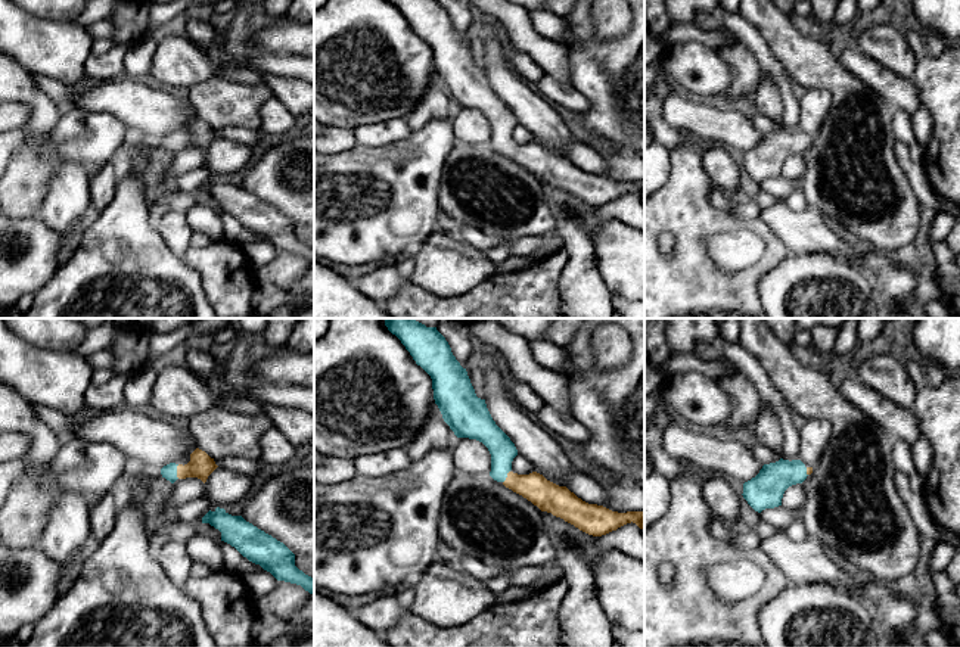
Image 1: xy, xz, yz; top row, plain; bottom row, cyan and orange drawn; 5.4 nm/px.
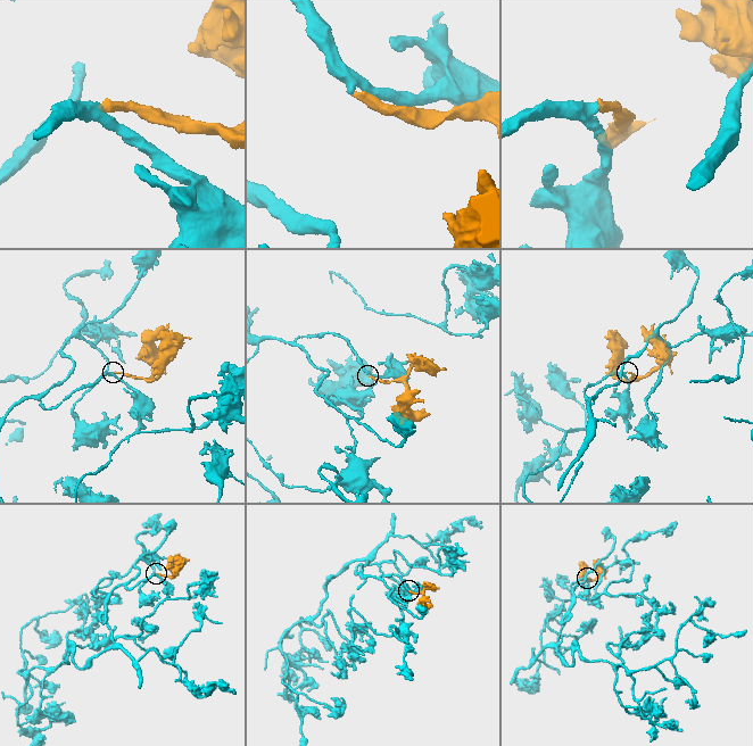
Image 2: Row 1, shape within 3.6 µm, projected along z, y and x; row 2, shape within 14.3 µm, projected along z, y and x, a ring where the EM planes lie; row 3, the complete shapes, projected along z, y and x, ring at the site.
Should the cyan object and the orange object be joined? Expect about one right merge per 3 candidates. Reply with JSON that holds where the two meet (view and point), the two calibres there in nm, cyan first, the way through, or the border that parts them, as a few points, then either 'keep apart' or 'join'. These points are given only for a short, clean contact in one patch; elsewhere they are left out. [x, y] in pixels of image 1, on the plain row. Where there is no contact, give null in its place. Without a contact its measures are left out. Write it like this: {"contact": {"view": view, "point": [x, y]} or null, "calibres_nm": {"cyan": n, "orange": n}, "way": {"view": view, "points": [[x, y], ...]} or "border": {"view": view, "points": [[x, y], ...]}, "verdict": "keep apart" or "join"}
{"contact": {"view": "xy", "point": [176, 142]}, "calibres_nm": {"cyan": 80, "orange": 140}, "way": {"view": "xy", "points": [[170, 140], [176, 142], [190, 140], [201, 134]]}, "verdict": "join"}

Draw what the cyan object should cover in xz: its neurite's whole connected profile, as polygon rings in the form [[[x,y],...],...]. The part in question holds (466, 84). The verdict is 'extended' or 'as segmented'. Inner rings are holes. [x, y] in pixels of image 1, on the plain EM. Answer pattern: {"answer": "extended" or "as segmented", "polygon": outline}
{"answer": "extended", "polygon": [[[389,0],[432,49],[434,69],[444,91],[457,108],[482,112],[491,124],[490,146],[522,165],[541,181],[574,195],[580,200],[602,206],[627,193],[644,196],[644,181],[612,181],[603,175],[588,174],[571,162],[532,141],[512,141],[518,119],[510,108],[493,90],[485,69],[476,66],[466,38],[451,22],[438,0]]]}

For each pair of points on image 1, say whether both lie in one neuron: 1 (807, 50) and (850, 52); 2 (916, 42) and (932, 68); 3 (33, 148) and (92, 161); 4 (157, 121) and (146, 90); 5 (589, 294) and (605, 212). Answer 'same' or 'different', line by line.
1: different
2: different
3: same
4: same
5: same

